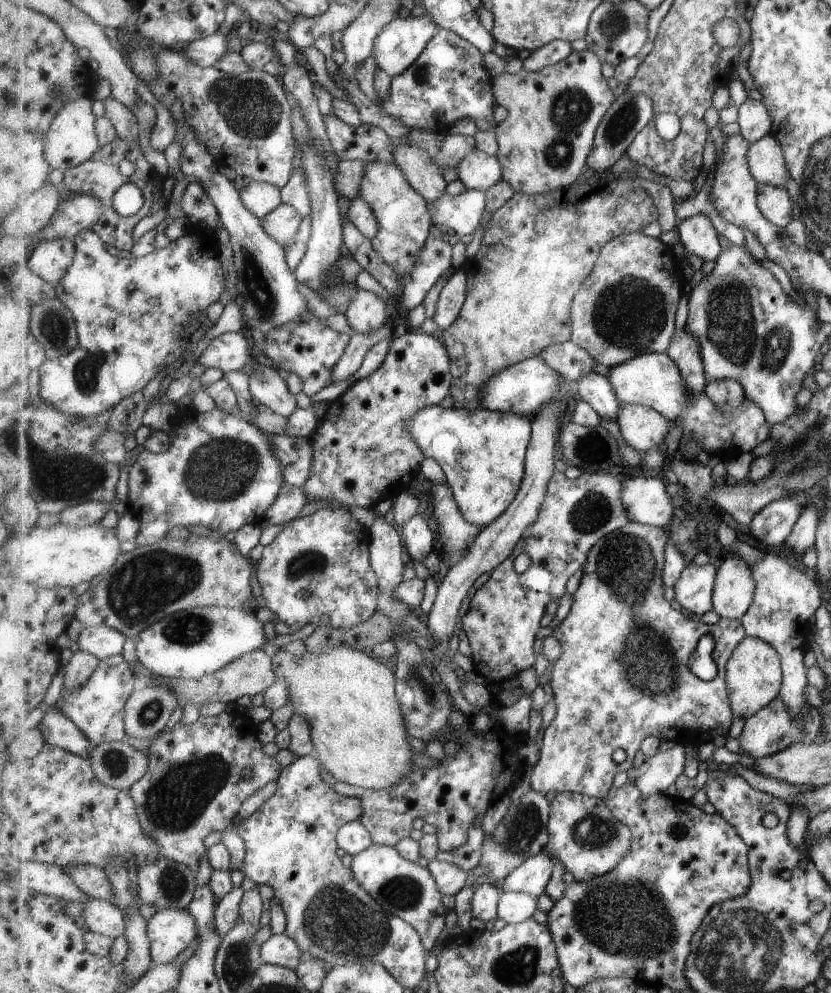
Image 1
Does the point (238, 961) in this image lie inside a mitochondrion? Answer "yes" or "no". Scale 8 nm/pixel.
yes

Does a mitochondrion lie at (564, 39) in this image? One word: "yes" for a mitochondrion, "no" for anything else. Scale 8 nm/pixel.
no

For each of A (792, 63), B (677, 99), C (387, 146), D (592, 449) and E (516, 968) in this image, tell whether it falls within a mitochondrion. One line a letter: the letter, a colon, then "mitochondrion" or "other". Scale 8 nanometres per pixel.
A: mitochondrion
B: other
C: other
D: mitochondrion
E: mitochondrion

